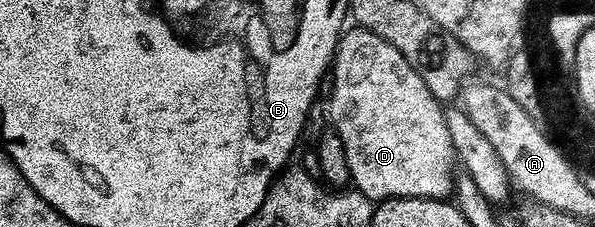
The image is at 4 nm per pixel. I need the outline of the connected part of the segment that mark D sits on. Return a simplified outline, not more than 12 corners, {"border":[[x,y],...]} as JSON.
{"border":[[342,32],[327,117],[356,192],[448,198],[442,102],[387,39]]}

